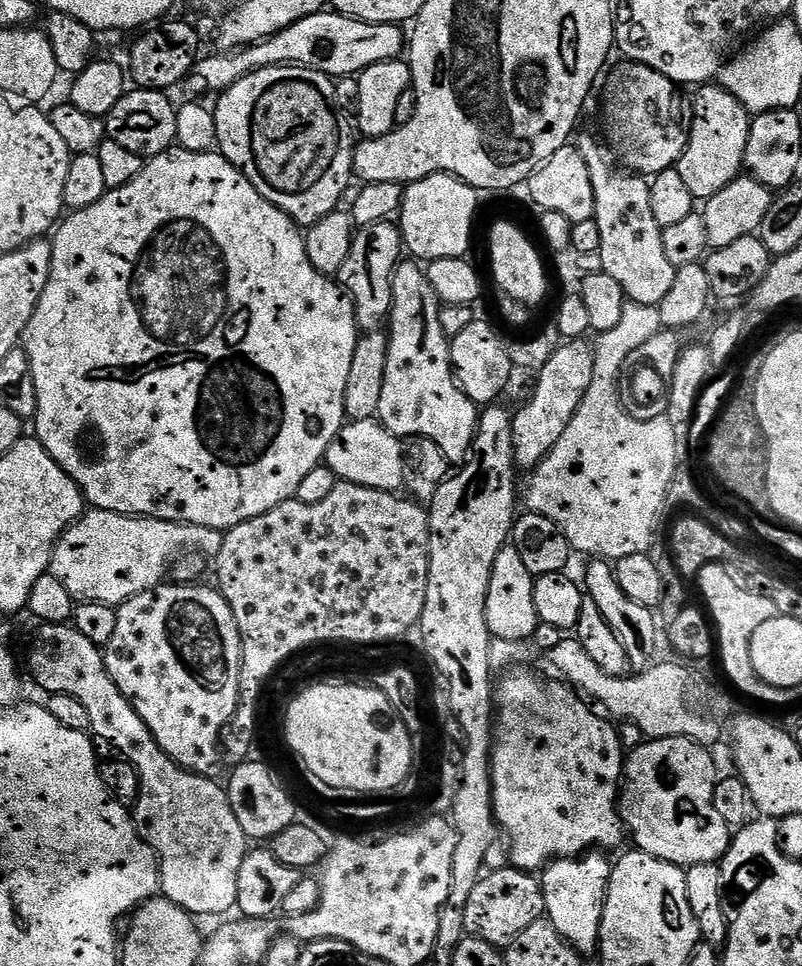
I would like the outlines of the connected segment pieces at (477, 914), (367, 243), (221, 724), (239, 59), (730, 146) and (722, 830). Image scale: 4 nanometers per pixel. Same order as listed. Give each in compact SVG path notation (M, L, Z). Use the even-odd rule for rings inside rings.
M507 867L481 875L471 891L465 910L465 933L478 937L482 942L490 942L501 950L507 949L514 938L526 930L526 926L534 926L534 922L545 919L546 916L540 876L526 872L523 868Z
M387 219L377 222L377 224L361 227L352 237L350 254L346 254L346 262L342 262L338 280L348 299L356 307L356 323L364 332L375 332L383 329L389 319L392 310L392 279L397 266L402 263L400 252L404 251L404 237L401 236L399 227Z
M164 582L119 605L118 627L114 629L114 638L103 649L104 665L110 678L114 678L114 686L138 710L138 718L146 722L150 734L154 734L168 757L188 772L215 777L222 765L222 737L240 702L242 638L238 622L234 622L234 610L230 610L222 593L215 587L194 587L198 586Z
M325 10L310 14L310 18L302 18L302 22L294 22L294 26L286 26L286 30L248 48L215 54L216 56L205 55L197 63L194 76L213 94L219 94L225 88L234 86L234 82L238 82L246 74L277 66L309 68L333 78L352 75L355 77L370 66L397 59L406 48L404 31L398 24L371 24L365 20L341 16L335 10Z
M709 82L697 87L695 92L696 97L690 100L688 141L674 167L682 174L696 201L706 202L714 198L718 190L726 190L726 186L745 171L746 138L750 138L752 120L742 102L738 102L738 98L720 87L719 83Z
M662 738L644 742L637 752L629 751L624 762L622 787L618 793L620 819L630 840L639 851L687 870L696 864L720 862L732 843L733 829L714 808L714 792L718 781L716 764L707 747L686 738Z

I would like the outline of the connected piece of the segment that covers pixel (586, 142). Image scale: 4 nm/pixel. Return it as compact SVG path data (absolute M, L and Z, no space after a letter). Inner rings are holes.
M584 136L578 141L582 158L586 158L586 170L590 170L590 183L594 185L594 219L601 235L599 267L622 286L631 303L659 306L674 283L677 268L670 266L666 258L662 246L664 229L654 222L649 181L639 174L621 170L609 149L601 141L600 144L592 136Z

